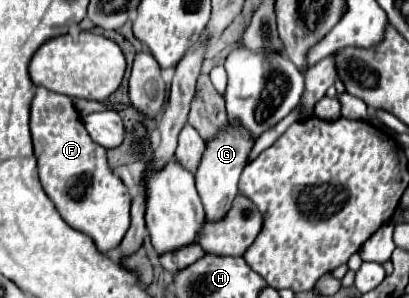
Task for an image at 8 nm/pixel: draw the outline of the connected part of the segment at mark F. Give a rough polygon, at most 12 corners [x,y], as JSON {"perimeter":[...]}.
{"perimeter":[[37,86],[31,136],[43,190],[101,254],[131,198],[71,100]]}

